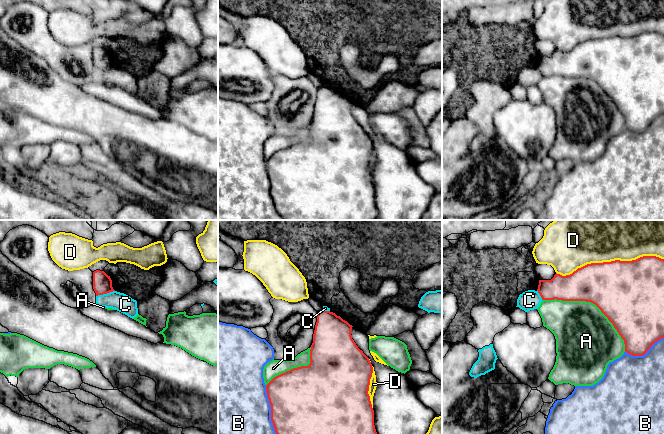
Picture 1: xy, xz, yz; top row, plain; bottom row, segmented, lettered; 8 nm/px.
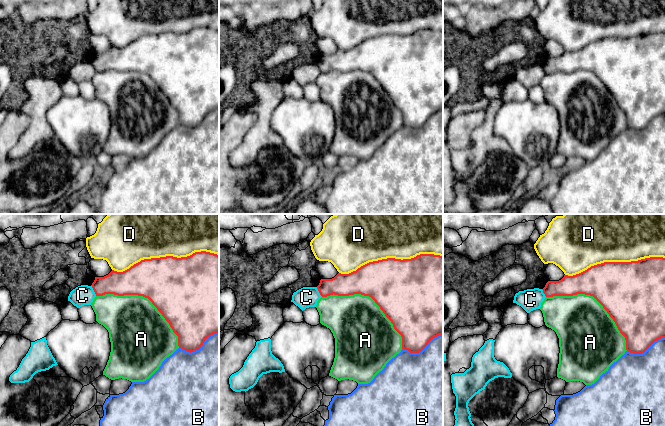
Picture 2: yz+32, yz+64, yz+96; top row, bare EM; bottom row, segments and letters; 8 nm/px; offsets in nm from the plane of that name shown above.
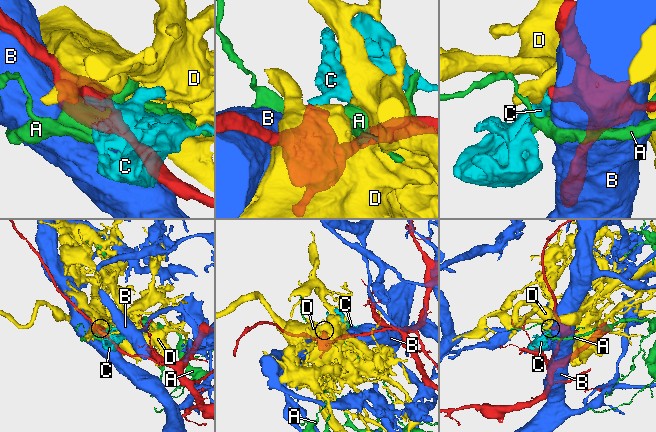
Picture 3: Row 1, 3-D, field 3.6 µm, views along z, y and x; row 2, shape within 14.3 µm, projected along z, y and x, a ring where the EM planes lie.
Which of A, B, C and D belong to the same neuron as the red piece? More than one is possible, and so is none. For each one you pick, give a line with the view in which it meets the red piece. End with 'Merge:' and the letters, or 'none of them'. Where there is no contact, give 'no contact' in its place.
Merge: none of them

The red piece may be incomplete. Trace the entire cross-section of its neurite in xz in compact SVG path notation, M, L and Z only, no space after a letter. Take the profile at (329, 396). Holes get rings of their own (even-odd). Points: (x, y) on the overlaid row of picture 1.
M318 312L310 364L286 371L266 385L276 434L377 434L368 394L373 367L352 339L352 327L333 312Z

